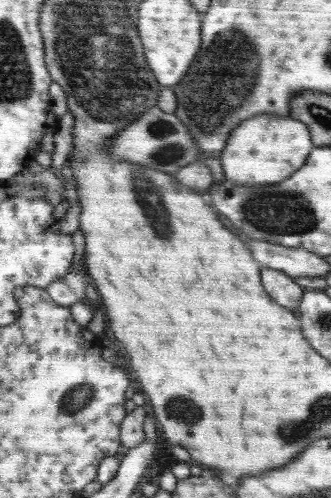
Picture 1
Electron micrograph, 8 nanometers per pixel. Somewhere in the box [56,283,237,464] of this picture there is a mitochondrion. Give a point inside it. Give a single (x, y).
(175, 409)

